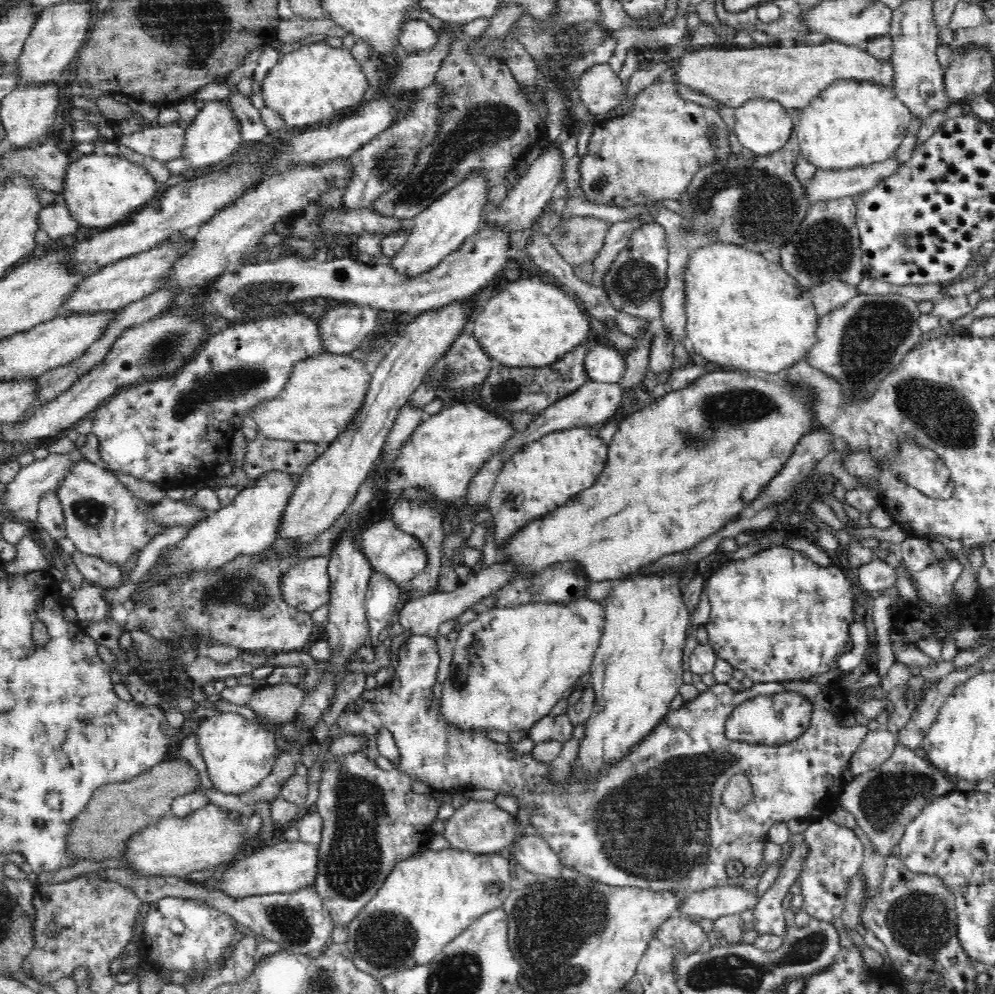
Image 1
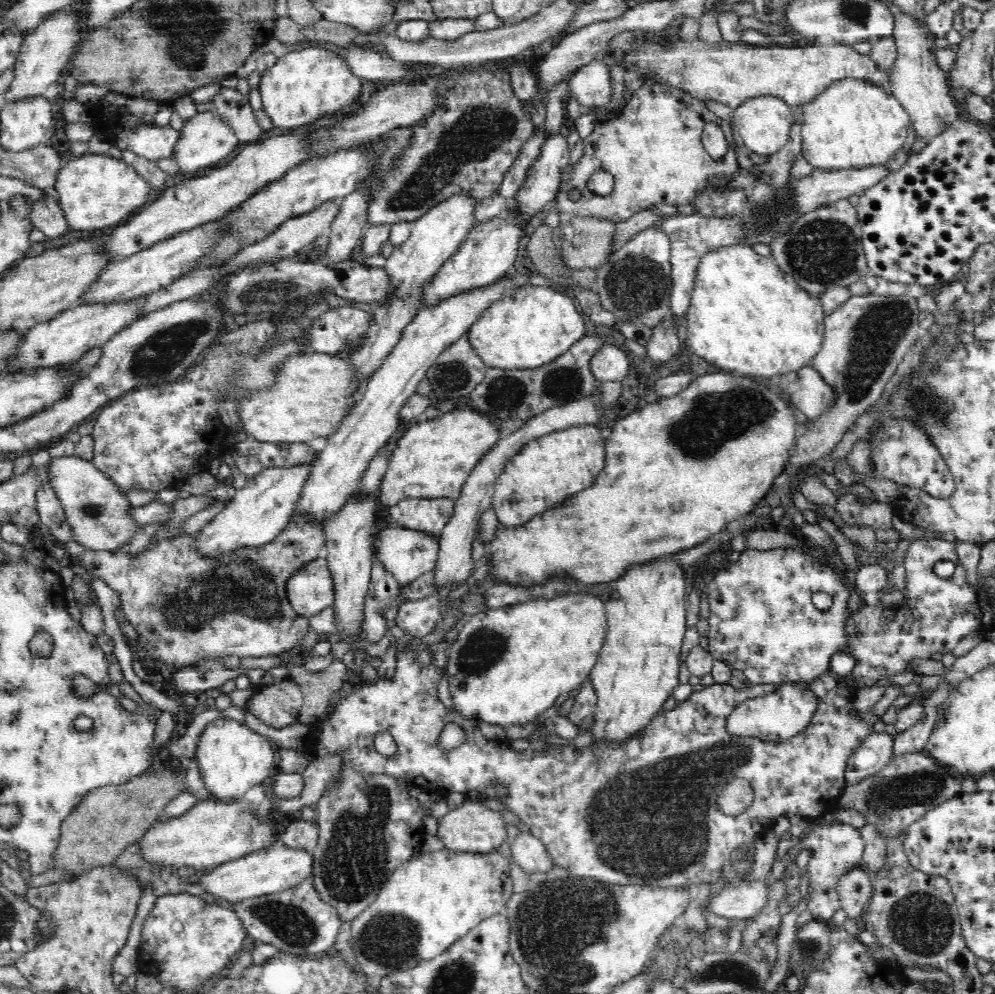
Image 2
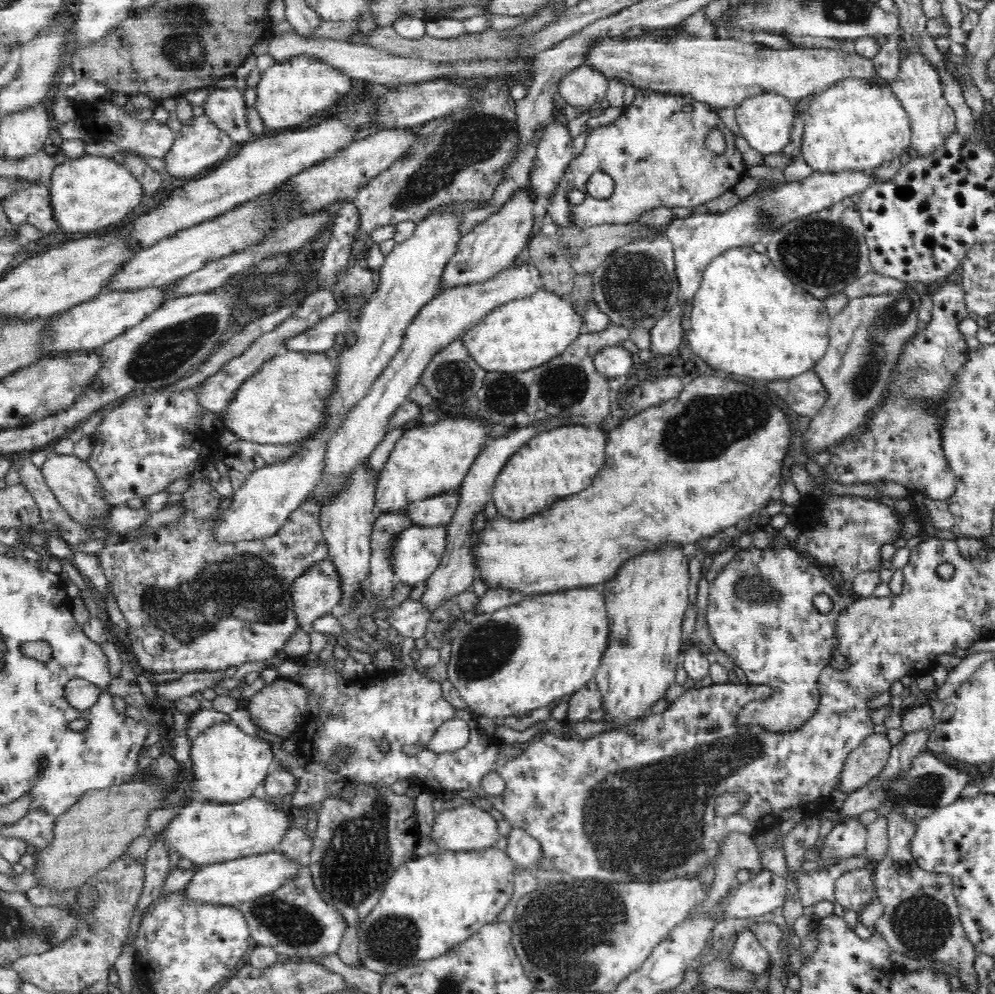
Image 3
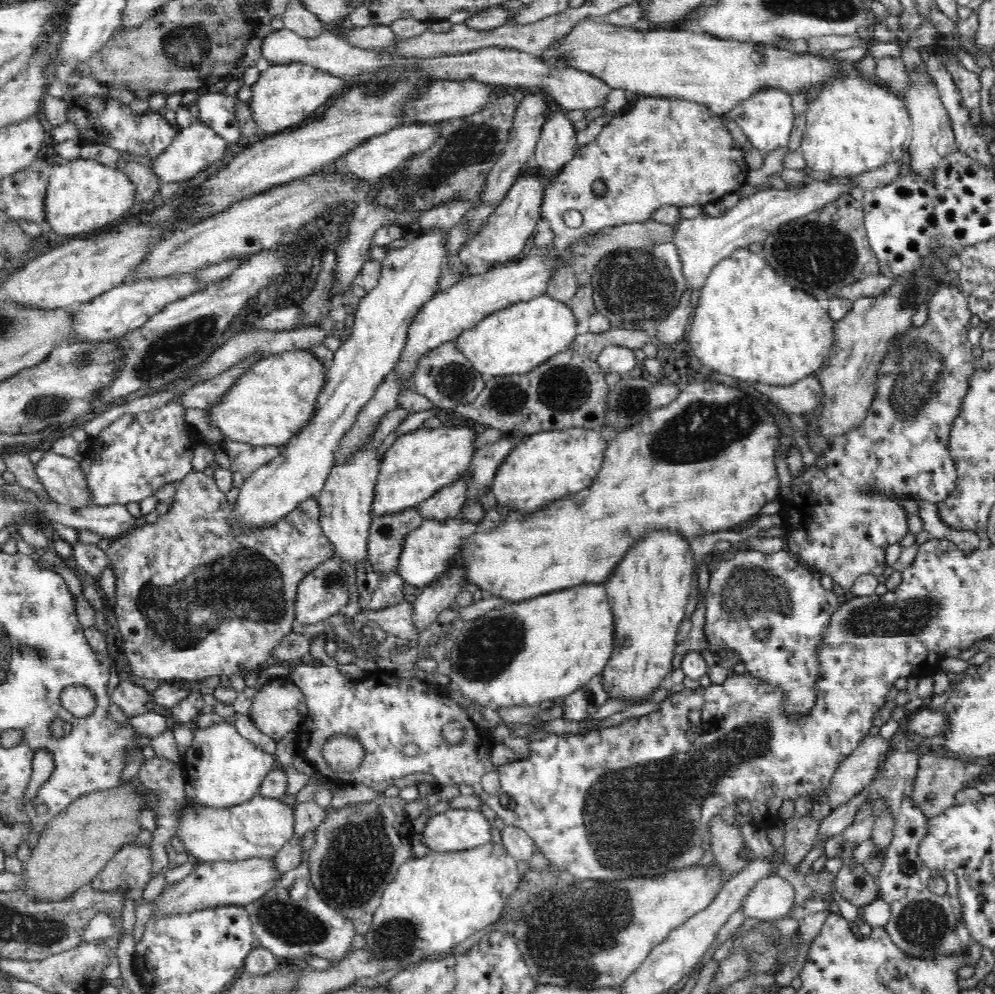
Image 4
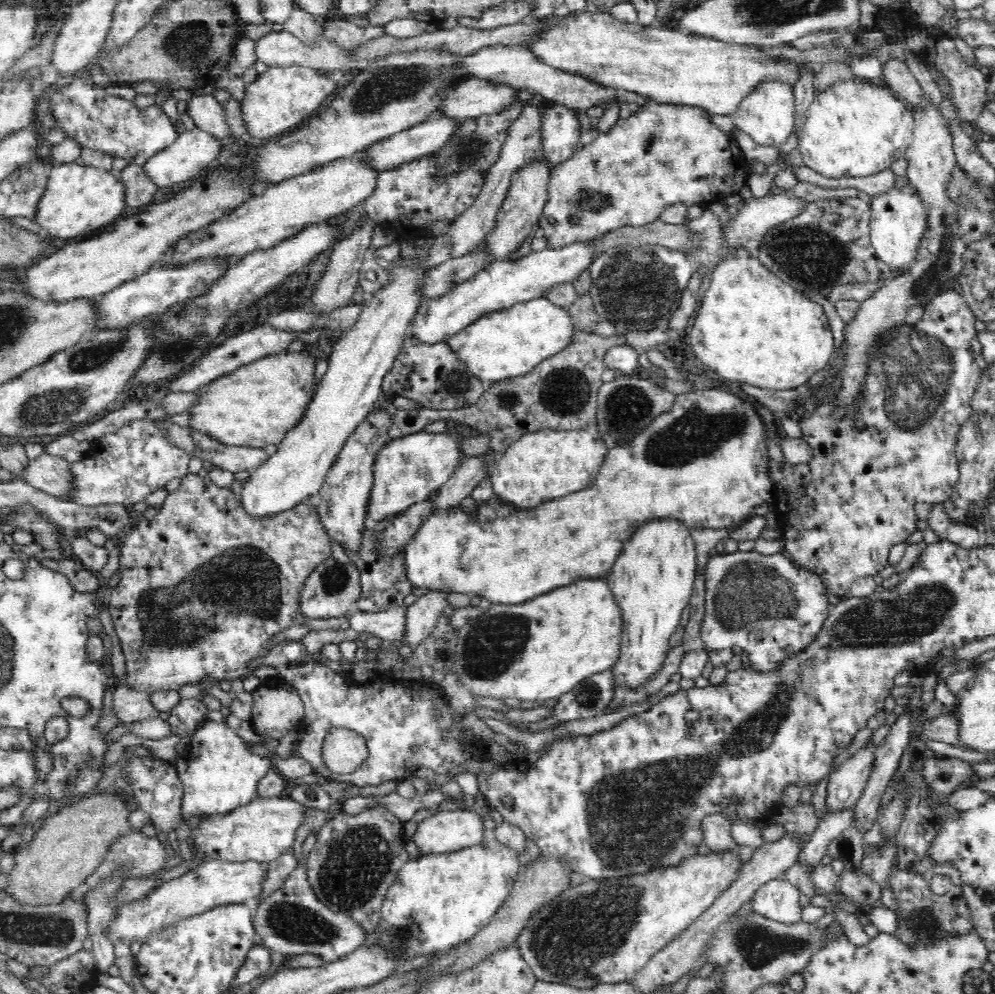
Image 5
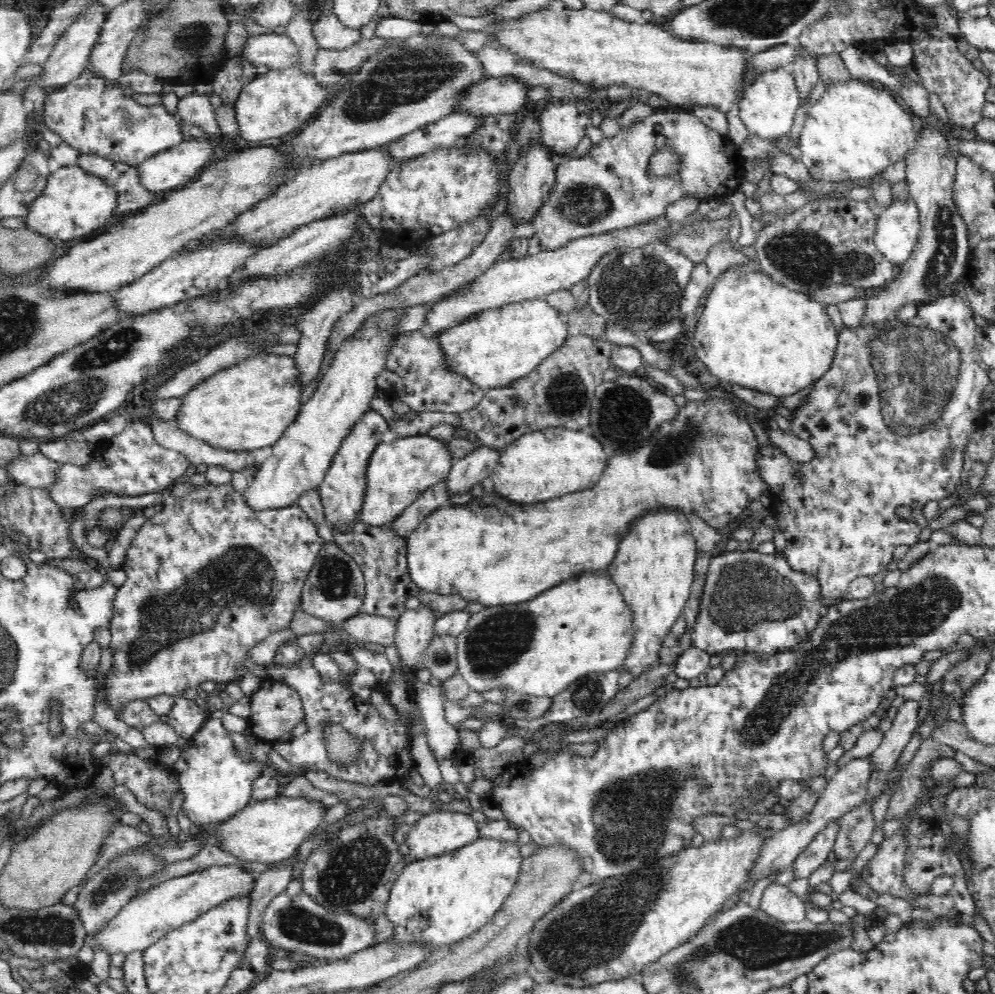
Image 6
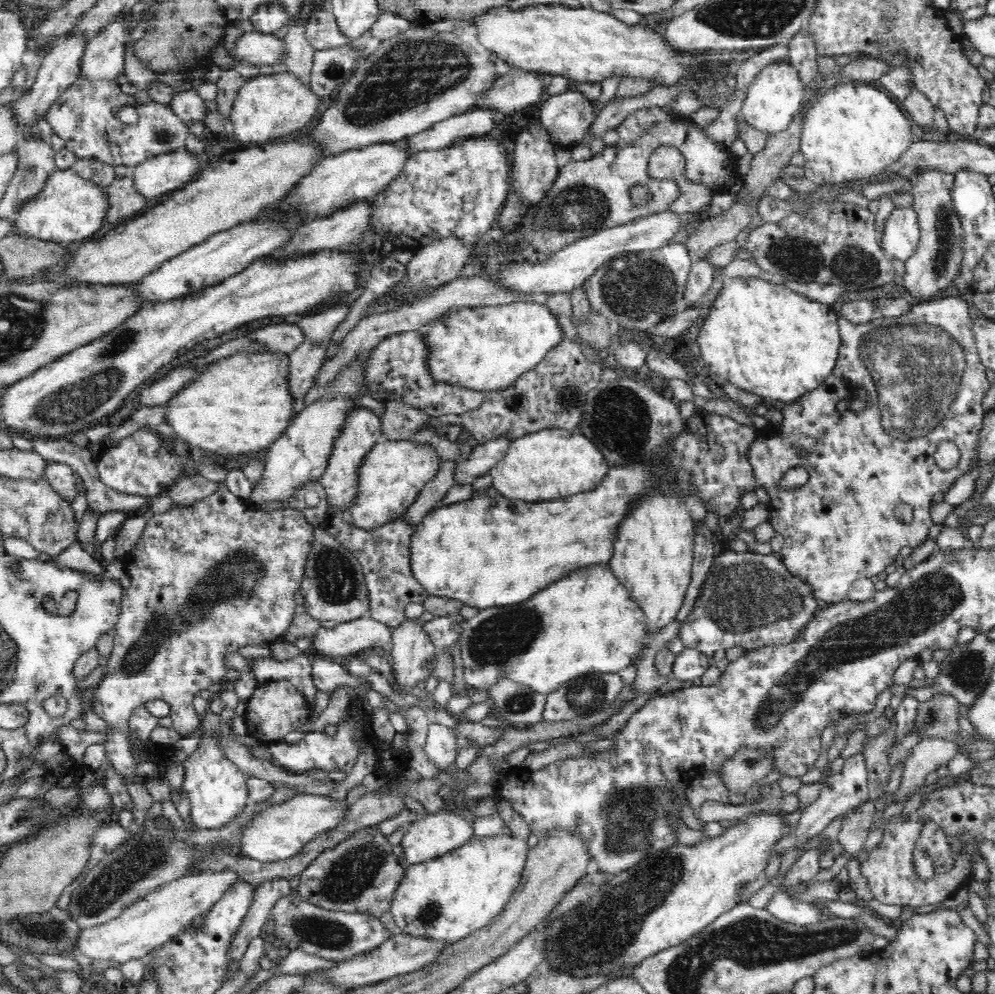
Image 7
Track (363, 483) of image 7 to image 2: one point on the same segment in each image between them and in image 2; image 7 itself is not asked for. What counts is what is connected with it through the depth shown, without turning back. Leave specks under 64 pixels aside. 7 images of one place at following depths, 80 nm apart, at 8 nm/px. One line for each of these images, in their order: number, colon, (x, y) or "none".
2: (433, 459)
3: (428, 460)
4: (422, 462)
5: (409, 470)
6: (399, 472)

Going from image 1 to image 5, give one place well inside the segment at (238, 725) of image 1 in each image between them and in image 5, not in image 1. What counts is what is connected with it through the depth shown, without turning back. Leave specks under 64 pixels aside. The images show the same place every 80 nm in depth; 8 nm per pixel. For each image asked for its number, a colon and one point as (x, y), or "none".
2: (232, 758)
3: (228, 764)
4: (221, 768)
5: (219, 773)

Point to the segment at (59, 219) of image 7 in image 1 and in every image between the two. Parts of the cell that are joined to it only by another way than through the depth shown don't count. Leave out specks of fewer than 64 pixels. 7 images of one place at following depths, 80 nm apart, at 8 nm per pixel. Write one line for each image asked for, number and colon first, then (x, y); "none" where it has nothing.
1: (101, 191)
2: (96, 191)
3: (90, 192)
4: (82, 195)
5: (79, 198)
6: (74, 204)

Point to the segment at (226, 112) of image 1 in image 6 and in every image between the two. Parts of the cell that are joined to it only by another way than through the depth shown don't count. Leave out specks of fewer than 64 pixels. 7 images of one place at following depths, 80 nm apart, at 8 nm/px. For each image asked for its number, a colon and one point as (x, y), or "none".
2: (206, 138)
3: (200, 143)
4: (195, 148)
5: (193, 150)
6: (174, 168)

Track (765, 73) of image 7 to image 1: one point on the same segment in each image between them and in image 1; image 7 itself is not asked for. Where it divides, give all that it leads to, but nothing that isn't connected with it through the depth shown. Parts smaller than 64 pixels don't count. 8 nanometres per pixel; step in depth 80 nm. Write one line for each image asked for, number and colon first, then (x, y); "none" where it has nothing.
1: (763, 126)
2: (764, 123)
3: (766, 121)
4: (767, 119)
5: (767, 115)
6: (767, 109)

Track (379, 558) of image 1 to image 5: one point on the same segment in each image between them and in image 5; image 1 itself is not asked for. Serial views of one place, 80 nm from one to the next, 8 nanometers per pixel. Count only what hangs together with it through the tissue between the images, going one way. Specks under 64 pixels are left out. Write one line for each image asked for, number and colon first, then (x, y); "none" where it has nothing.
2: (405, 554)
3: (414, 554)
4: (724, 471)
5: (705, 463)

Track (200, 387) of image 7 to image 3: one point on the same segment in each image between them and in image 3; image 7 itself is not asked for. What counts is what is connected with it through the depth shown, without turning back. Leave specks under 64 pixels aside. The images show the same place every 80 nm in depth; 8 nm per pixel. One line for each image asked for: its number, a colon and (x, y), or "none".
3: (287, 400)
4: (276, 398)
5: (256, 405)
6: (247, 407)

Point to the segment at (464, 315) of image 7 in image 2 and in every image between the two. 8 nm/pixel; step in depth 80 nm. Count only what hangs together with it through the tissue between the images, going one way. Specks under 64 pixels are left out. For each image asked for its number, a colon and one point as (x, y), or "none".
2: (529, 326)
3: (527, 332)
4: (514, 340)
5: (510, 342)
6: (504, 344)

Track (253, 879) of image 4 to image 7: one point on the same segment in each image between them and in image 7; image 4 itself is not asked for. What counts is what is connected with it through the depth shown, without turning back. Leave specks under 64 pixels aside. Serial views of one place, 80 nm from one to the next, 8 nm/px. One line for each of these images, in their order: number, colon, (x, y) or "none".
5: (213, 883)
6: (145, 918)
7: (149, 922)

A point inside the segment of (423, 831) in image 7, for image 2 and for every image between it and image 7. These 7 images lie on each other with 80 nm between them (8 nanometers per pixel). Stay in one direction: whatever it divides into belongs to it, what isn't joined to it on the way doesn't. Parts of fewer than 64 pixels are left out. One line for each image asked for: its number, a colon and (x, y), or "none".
2: (472, 827)
3: (465, 828)
4: (457, 829)
5: (446, 831)
6: (438, 832)

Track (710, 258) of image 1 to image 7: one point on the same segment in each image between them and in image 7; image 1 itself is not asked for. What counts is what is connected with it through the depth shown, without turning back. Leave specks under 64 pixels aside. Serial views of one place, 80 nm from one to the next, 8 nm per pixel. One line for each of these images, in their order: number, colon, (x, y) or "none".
2: (746, 315)
3: (747, 317)
4: (750, 322)
5: (752, 326)
6: (754, 332)
7: (768, 339)

